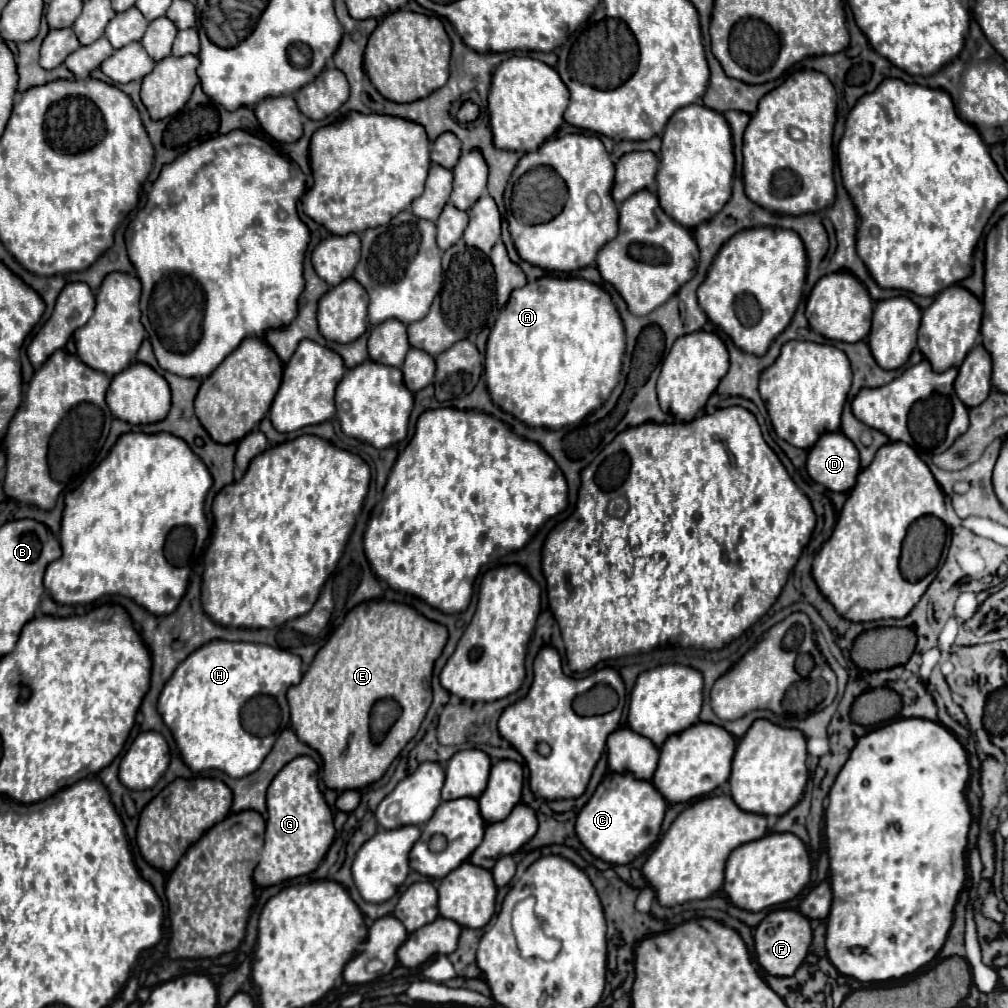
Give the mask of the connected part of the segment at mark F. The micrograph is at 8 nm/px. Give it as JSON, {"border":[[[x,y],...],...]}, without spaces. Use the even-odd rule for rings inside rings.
{"border":[[[777,909],[771,911],[755,929],[755,955],[757,963],[775,977],[789,977],[797,971],[797,967],[803,963],[809,945],[811,945],[811,925],[809,919],[803,917],[799,911],[793,909]]]}

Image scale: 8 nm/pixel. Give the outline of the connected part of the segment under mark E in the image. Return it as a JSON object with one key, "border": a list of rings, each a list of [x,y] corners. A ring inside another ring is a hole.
{"border":[[[367,601],[367,605],[357,605],[353,611],[349,611],[345,615],[343,623],[333,631],[331,639],[315,655],[315,659],[313,659],[311,667],[307,669],[307,673],[303,675],[301,683],[299,685],[293,685],[287,691],[287,701],[289,701],[289,707],[291,707],[291,727],[293,727],[295,735],[299,737],[299,741],[303,741],[305,745],[309,745],[311,749],[315,749],[321,755],[321,759],[323,759],[323,783],[329,789],[335,789],[335,791],[361,789],[361,787],[365,787],[369,783],[379,781],[385,775],[385,771],[389,769],[389,765],[393,763],[393,759],[401,753],[401,749],[415,737],[415,733],[419,731],[419,725],[421,725],[421,721],[423,721],[423,717],[425,717],[425,713],[427,713],[427,709],[431,705],[431,673],[433,673],[435,659],[441,655],[441,651],[445,647],[445,641],[447,641],[447,629],[443,625],[425,619],[413,607],[407,607],[407,605],[401,605],[401,603],[393,603],[393,601]],[[383,697],[395,699],[401,705],[401,717],[397,719],[397,723],[391,727],[391,731],[383,739],[383,745],[371,745],[371,737],[369,737],[369,711],[371,711],[373,703],[379,701],[379,699],[383,699]]]}

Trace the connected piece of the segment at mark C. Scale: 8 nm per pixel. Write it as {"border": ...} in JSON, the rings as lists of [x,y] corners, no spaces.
{"border":[[[609,773],[577,815],[575,833],[591,855],[613,865],[627,865],[657,841],[665,805],[665,799],[649,781],[637,781],[631,773]]]}

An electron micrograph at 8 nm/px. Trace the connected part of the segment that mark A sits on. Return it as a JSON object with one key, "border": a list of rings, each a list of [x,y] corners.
{"border":[[[541,277],[527,283],[523,289],[515,289],[501,309],[487,341],[485,383],[491,401],[527,427],[561,429],[585,419],[609,399],[619,381],[623,353],[625,333],[621,317],[611,297],[599,285],[579,277]]]}

